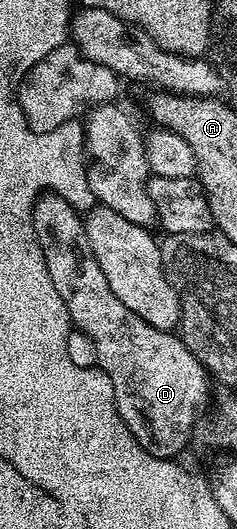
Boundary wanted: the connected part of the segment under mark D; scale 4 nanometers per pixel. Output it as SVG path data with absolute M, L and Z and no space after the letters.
M54 195L40 197L35 205L35 234L43 248L53 287L57 287L57 295L61 295L74 328L78 332L80 329L95 344L95 353L99 356L98 368L107 373L115 385L115 402L123 416L123 422L129 427L129 431L133 431L141 447L145 447L153 455L178 458L178 453L187 444L192 444L195 427L209 409L213 388L211 389L212 382L207 370L193 355L193 351L185 347L182 336L145 323L141 315L129 311L129 307L125 307L125 303L121 303L121 299L113 295L113 287L109 287L109 279L105 279L105 271L101 271L101 263L97 263L97 255L93 255L87 222L70 201Z

